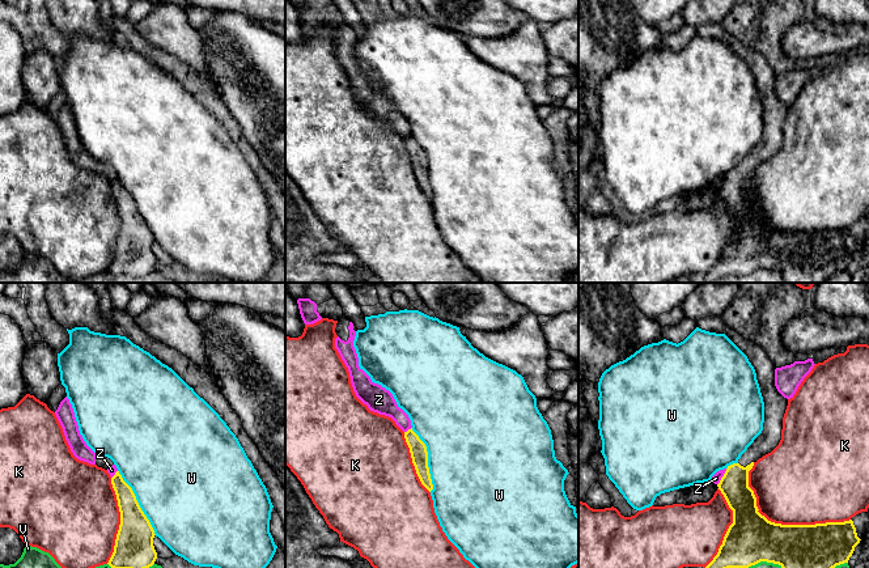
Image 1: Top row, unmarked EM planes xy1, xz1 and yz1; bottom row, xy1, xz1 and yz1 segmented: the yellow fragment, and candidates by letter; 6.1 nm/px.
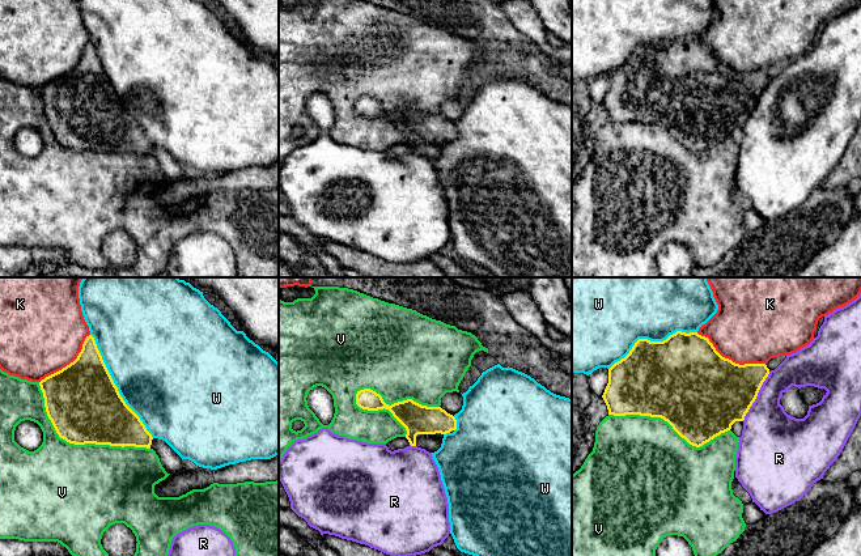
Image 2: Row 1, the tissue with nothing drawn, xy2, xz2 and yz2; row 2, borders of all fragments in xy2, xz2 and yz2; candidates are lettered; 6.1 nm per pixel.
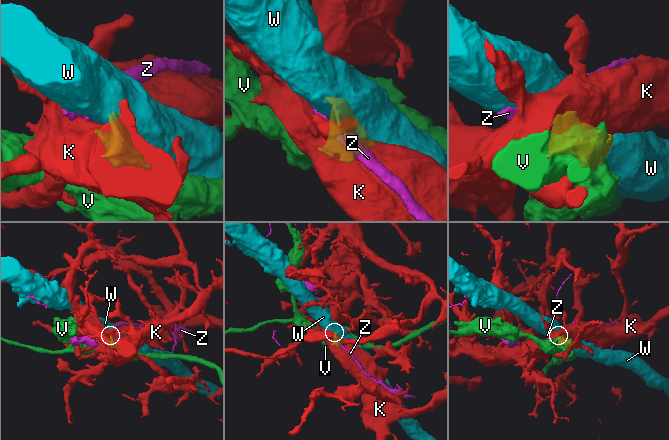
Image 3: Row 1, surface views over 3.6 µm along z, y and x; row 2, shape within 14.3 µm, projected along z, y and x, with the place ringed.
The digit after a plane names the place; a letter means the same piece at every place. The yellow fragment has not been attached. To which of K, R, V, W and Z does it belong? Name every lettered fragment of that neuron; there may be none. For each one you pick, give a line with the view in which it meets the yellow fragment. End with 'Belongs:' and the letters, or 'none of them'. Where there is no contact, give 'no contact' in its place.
Belongs: none of them

